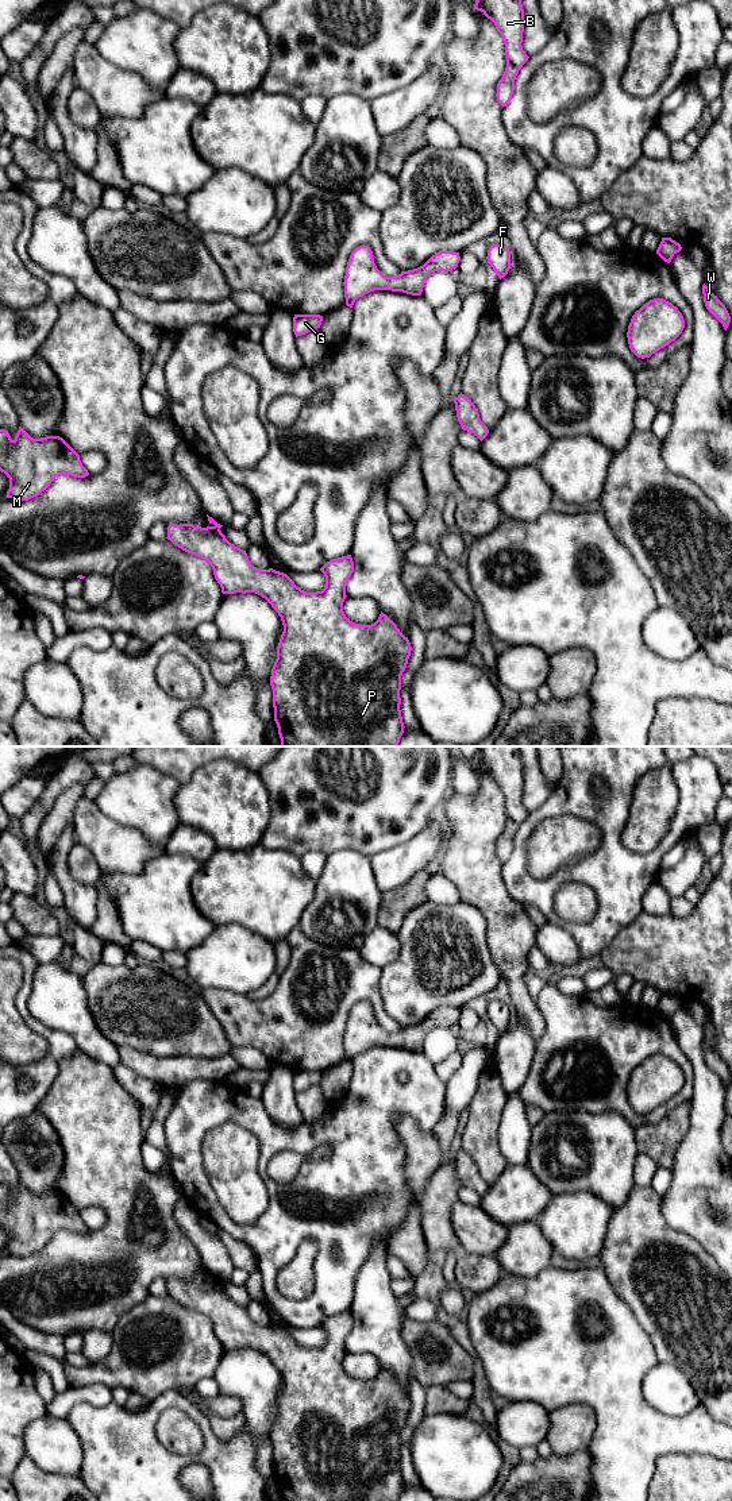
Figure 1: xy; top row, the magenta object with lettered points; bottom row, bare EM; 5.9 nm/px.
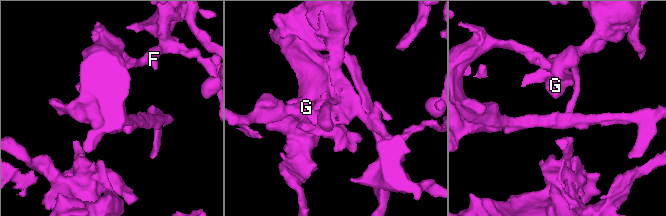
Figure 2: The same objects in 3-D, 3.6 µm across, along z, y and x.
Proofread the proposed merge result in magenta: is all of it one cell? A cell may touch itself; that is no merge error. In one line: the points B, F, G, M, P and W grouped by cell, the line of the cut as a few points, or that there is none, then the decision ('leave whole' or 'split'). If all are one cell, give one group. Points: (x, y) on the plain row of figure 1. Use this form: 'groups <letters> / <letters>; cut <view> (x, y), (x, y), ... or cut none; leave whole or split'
groups B F G M P W; cut none; leave whole

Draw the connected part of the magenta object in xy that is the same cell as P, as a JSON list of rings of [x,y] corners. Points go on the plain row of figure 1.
[[[208,1270],[207,1273],[211,1280],[207,1284],[170,1280],[166,1294],[182,1307],[208,1317],[223,1350],[255,1348],[265,1354],[281,1373],[284,1388],[270,1432],[274,1477],[281,1501],[398,1501],[405,1483],[400,1466],[401,1431],[407,1424],[412,1402],[408,1393],[382,1367],[371,1381],[359,1381],[346,1373],[343,1367],[347,1353],[346,1339],[354,1328],[351,1311],[327,1317],[320,1324],[325,1332],[325,1343],[321,1347],[307,1348],[284,1328],[254,1323],[246,1307],[231,1300],[221,1289],[223,1281]]]

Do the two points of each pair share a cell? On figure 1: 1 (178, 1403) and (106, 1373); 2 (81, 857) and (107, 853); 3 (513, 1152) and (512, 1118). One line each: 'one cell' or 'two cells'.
1: two cells
2: two cells
3: one cell

